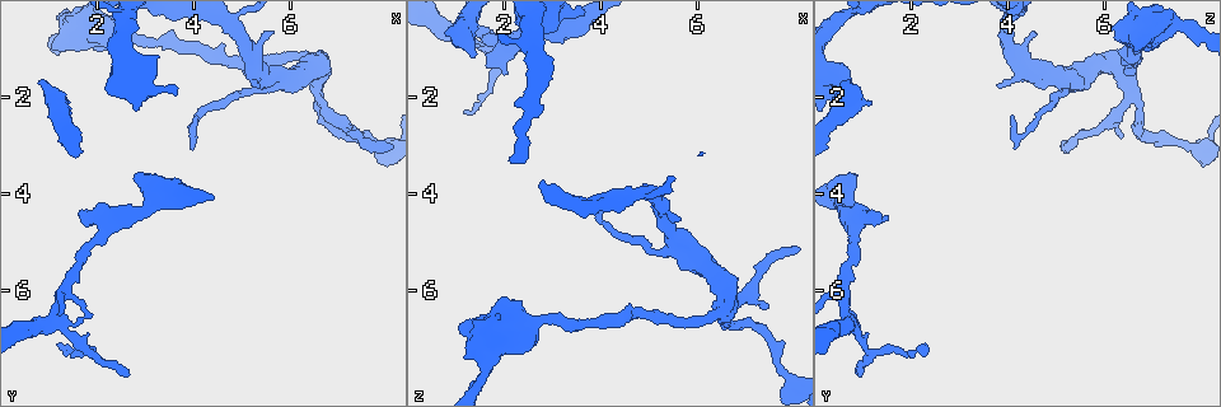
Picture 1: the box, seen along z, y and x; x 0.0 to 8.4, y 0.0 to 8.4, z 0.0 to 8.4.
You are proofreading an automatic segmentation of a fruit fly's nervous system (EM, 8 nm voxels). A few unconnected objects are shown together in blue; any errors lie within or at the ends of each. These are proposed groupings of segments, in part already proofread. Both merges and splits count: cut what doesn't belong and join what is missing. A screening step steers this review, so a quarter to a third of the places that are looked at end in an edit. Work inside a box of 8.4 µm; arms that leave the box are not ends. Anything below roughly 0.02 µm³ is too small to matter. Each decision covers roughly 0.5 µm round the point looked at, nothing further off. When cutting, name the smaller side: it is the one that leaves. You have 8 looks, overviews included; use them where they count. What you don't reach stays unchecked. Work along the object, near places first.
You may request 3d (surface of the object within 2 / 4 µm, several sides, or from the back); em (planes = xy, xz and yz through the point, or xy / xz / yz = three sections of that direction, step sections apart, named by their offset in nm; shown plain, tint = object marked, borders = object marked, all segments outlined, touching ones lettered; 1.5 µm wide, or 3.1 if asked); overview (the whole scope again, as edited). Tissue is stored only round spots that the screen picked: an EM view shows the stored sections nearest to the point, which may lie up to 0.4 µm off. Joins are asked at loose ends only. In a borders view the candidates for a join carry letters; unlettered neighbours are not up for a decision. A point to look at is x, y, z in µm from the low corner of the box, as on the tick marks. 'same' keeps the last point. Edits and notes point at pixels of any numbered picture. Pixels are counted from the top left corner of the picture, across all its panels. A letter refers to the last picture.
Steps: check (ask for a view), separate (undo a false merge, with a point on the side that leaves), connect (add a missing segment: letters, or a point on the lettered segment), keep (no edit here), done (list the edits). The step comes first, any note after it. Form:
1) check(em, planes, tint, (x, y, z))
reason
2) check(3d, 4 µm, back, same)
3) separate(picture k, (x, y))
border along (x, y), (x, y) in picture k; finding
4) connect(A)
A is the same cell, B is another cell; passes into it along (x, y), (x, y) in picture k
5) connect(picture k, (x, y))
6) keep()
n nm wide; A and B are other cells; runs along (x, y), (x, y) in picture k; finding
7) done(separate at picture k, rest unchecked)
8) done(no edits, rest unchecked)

check(em, planes, plain, (2.95, 0.85, 6.55))
sudden change in width

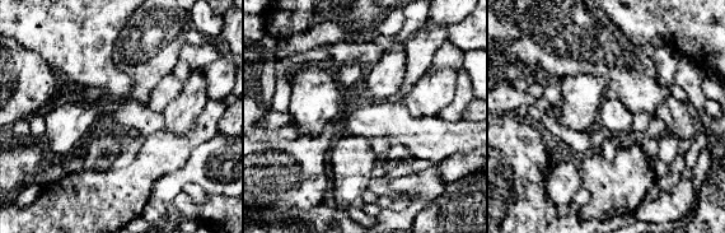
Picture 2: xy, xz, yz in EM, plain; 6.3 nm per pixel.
check(em, planes, borders, same)

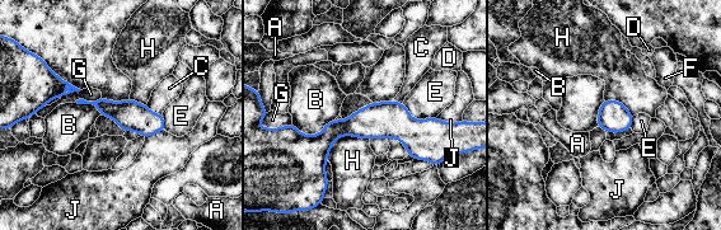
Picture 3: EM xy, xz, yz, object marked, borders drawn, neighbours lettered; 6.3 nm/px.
keep()
190 nm wide; A, B, C, D, E, F, G, H and J are other cells; border along (369, 139), (340, 136), (326, 159) in picture 3; all the same neuron

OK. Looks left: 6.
check(3d, 2 µm, (2.70, 7.70, 0.95))
an open end

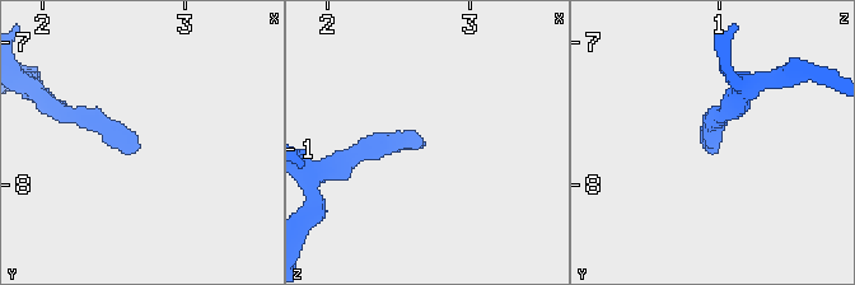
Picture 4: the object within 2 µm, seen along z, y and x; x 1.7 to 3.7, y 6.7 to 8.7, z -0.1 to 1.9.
check(em, planes, borders, (2.66, 7.68, 0.96))

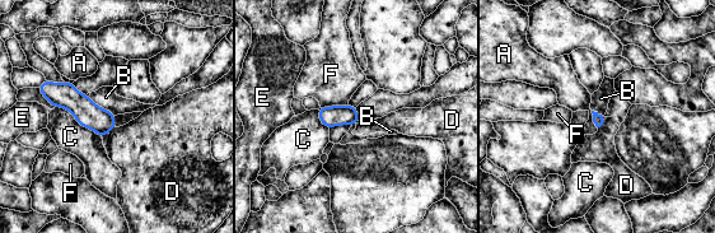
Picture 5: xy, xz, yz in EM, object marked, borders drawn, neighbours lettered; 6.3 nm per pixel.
keep()
A, B, C, D, E and F are other cells; border along (604, 117), (604, 125), (597, 131) in picture 5; no lettered segment goes on from it

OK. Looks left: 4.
check(em, xy, step 8, borders, (0.85, 1.65, 0.80))
free end

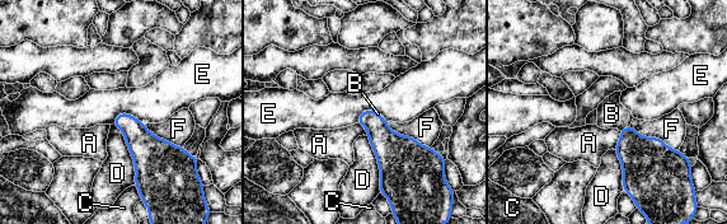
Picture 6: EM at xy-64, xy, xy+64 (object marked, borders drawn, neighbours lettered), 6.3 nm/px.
connect(B)
D touches over 420 nm; B is the same cell, A, C, D, E and F are other cells; passes into it along (646, 160), (624, 127), (611, 113) in picture 6; the neuron continues

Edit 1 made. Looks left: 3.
done(connect at picture 6, rest unchecked)

